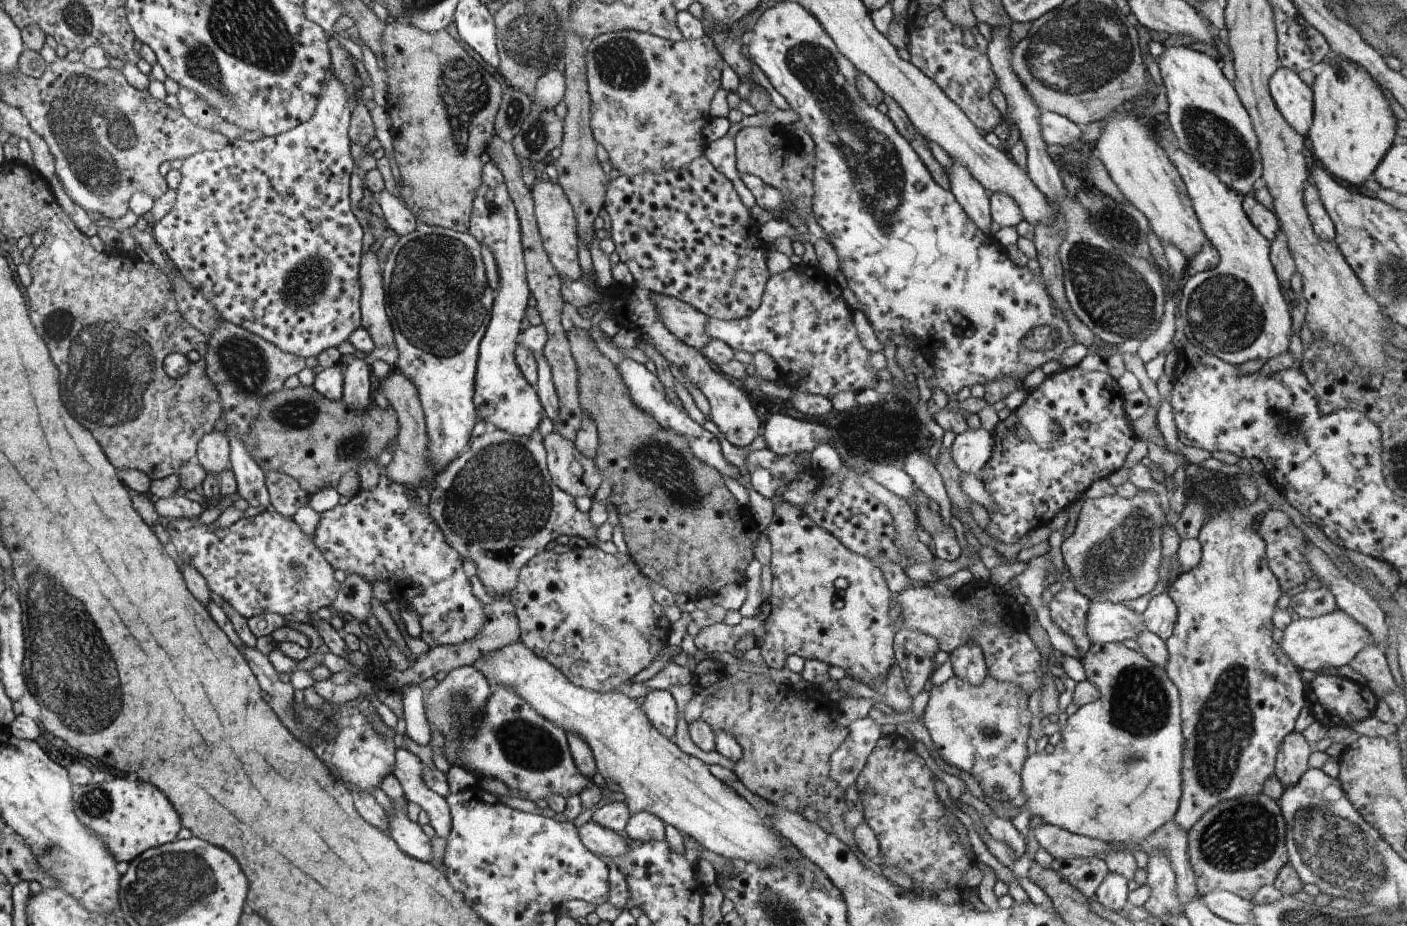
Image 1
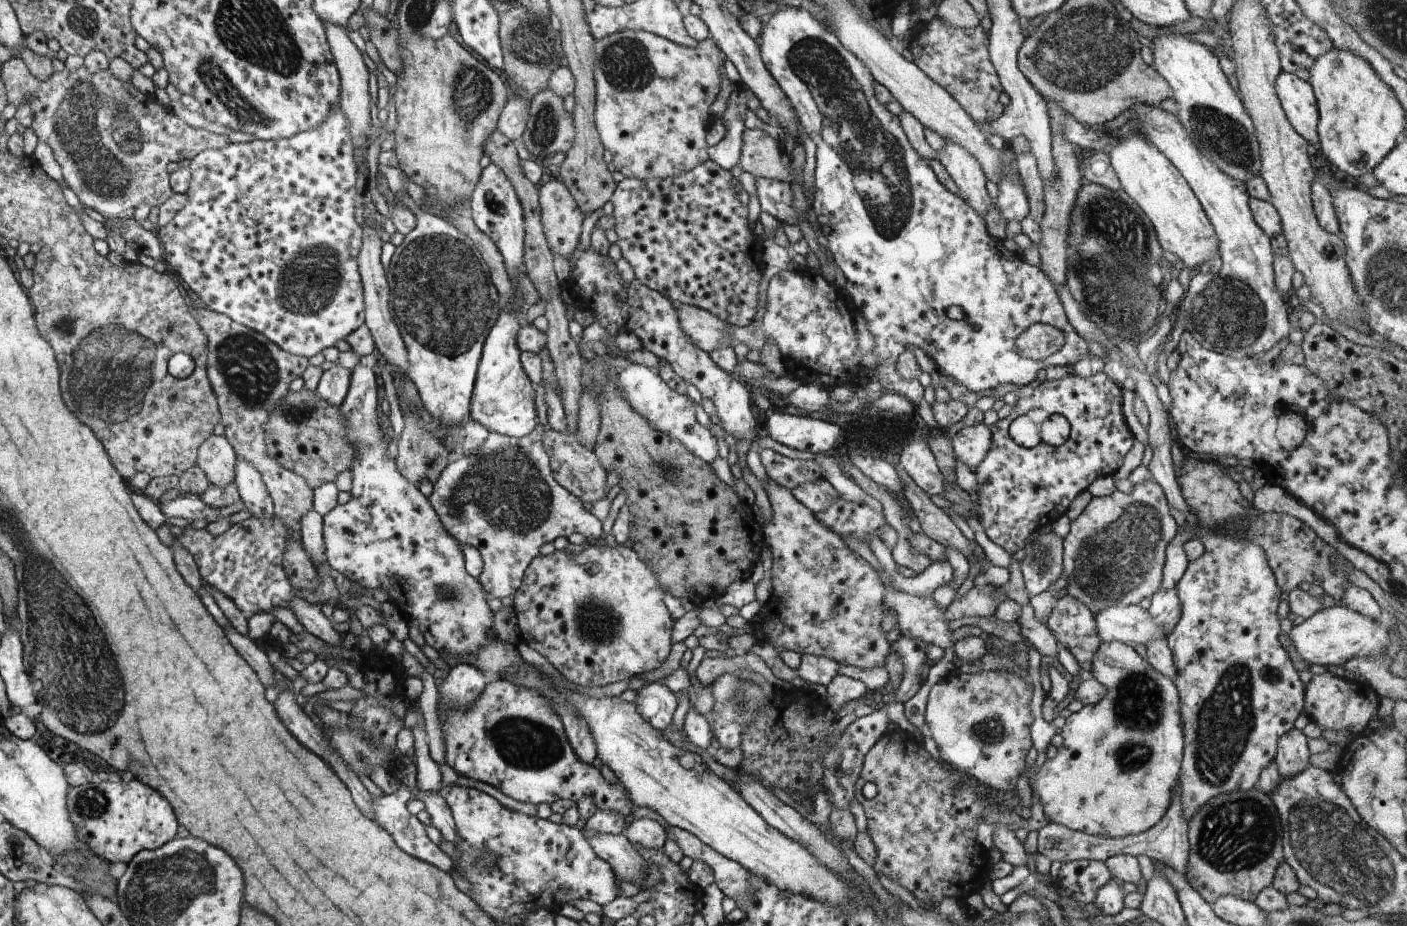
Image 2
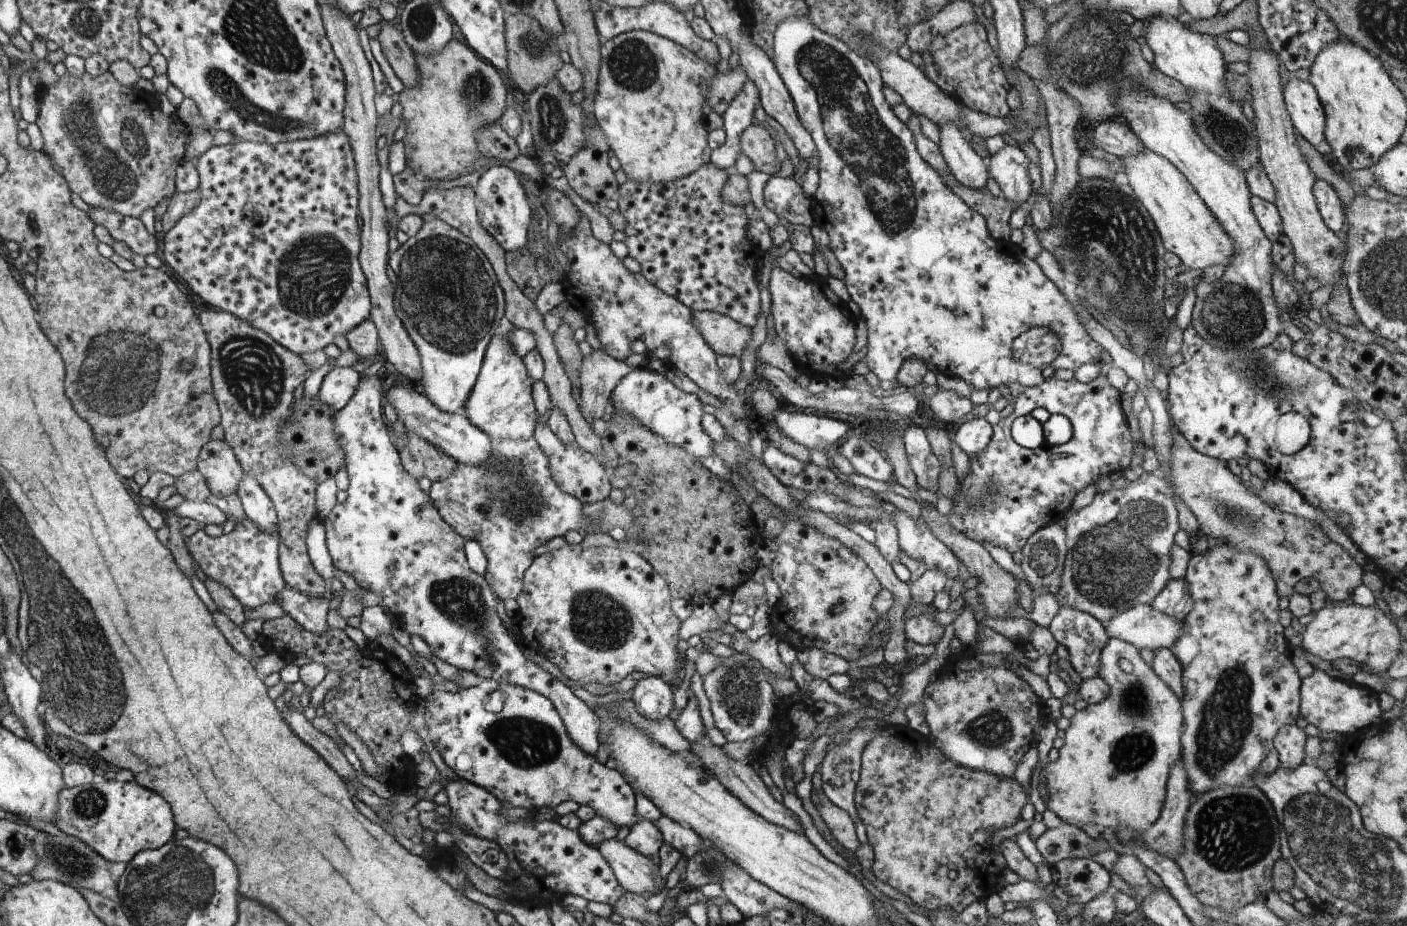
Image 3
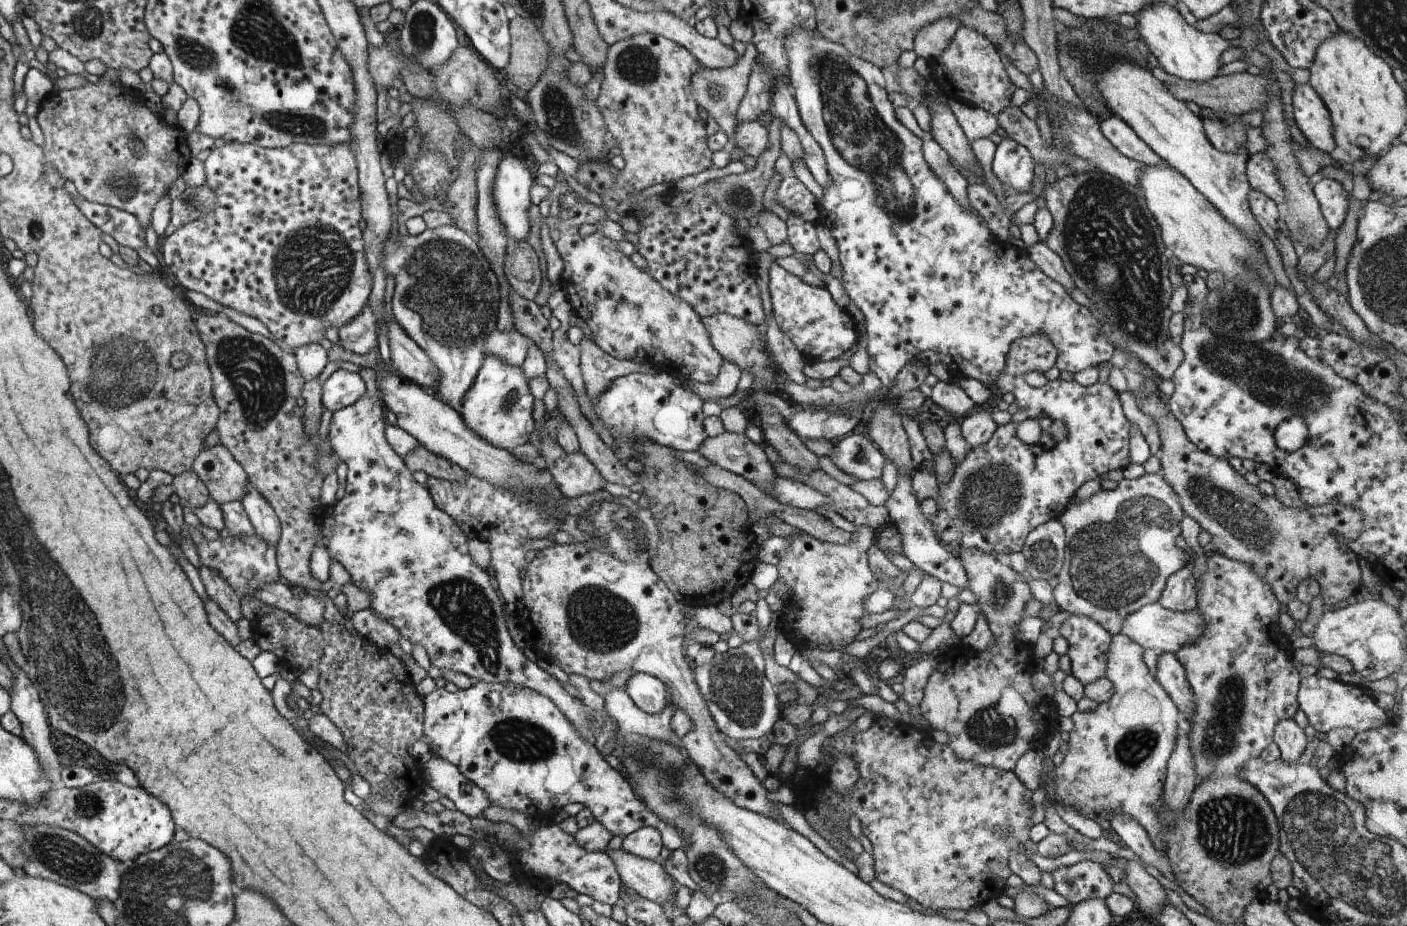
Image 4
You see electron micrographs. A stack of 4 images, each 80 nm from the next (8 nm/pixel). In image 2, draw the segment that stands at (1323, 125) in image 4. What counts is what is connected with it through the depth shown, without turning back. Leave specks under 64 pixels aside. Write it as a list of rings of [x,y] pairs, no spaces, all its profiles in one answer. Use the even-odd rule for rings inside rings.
[[[1282,71],[1275,82],[1276,92],[1281,100],[1294,130],[1318,148],[1319,136],[1317,126],[1320,120],[1319,106],[1312,85],[1298,78],[1294,73]]]

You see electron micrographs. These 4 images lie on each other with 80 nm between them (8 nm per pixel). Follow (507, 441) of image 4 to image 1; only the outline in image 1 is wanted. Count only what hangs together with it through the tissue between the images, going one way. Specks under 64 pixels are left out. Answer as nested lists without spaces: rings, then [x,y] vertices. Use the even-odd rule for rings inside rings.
[[[492,160],[486,163],[482,173],[482,190],[474,201],[469,217],[469,230],[478,241],[483,242],[495,256],[500,277],[500,290],[491,294],[489,306],[492,309],[490,326],[482,338],[481,357],[478,359],[476,394],[473,398],[479,420],[494,425],[496,429],[511,435],[530,436],[536,432],[544,408],[538,402],[539,394],[534,392],[530,382],[522,374],[517,360],[514,360],[516,336],[520,334],[520,322],[524,318],[530,290],[524,274],[524,259],[520,244],[520,215],[516,203],[506,196],[505,177]]]

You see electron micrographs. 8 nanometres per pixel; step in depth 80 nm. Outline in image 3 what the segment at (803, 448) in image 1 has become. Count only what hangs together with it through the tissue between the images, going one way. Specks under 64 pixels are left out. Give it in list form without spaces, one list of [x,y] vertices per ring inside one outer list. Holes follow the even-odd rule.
[[[788,411],[778,412],[774,423],[782,434],[812,451],[832,448],[851,427],[846,421],[832,417]]]

